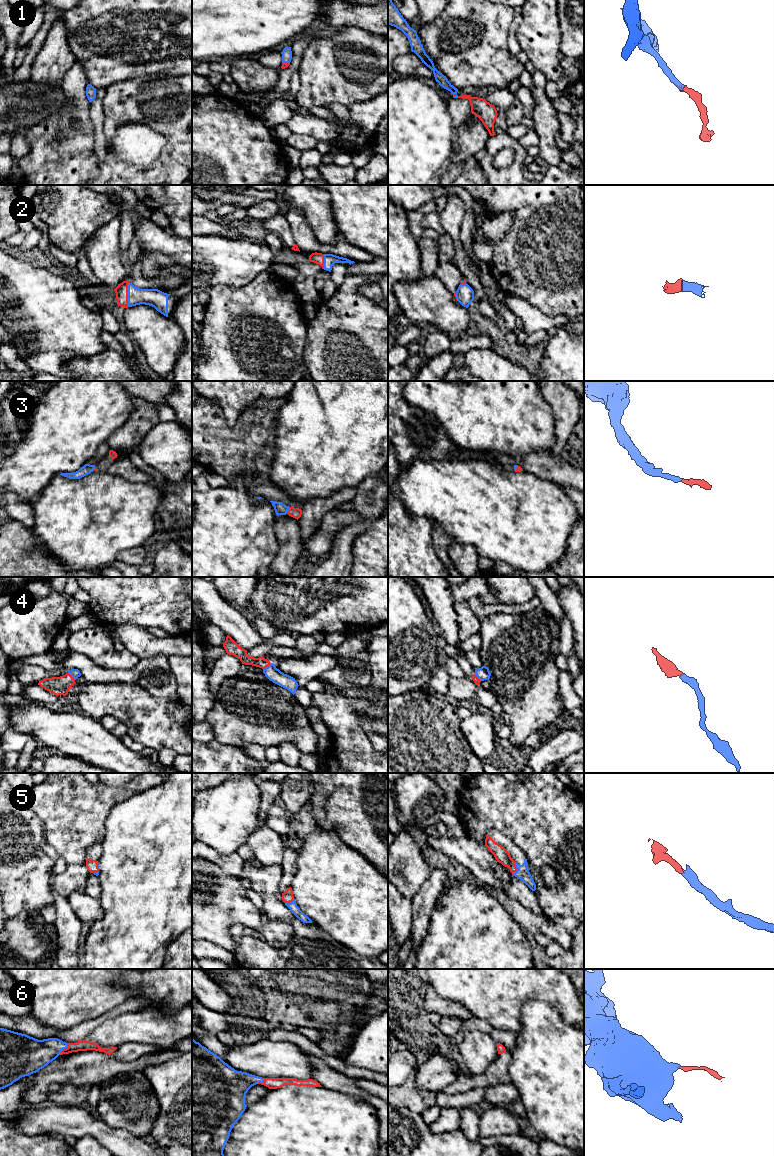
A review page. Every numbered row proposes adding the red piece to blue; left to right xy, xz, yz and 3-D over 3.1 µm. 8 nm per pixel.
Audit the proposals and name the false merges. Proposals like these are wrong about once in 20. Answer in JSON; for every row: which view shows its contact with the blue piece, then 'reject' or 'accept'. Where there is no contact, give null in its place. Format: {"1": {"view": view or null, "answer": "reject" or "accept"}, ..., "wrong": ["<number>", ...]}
{"1": {"view": "xz", "answer": "accept"}, "2": {"view": "xy", "answer": "accept"}, "3": {"view": "xz", "answer": "accept"}, "4": {"view": "xz", "answer": "accept"}, "5": {"view": "yz", "answer": "accept"}, "6": {"view": "xy", "answer": "accept"}, "wrong": []}

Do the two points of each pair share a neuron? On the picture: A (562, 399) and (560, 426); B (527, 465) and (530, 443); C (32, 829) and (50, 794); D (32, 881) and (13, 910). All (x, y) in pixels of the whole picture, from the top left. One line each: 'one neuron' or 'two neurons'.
A: one neuron
B: two neurons
C: two neurons
D: one neuron

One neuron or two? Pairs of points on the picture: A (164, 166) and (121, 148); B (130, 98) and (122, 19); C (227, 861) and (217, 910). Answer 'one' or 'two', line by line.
A: two
B: one
C: two

